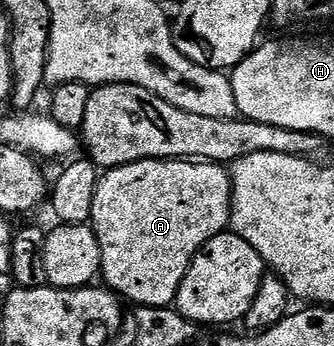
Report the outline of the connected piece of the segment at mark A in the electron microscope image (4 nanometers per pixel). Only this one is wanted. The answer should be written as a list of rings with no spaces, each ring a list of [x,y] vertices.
[[[143,159],[137,163],[127,163],[121,167],[105,170],[98,181],[98,189],[94,195],[94,209],[92,210],[91,229],[98,237],[102,249],[102,265],[100,275],[107,290],[115,293],[121,300],[129,299],[136,307],[172,307],[176,301],[176,294],[180,291],[182,281],[194,261],[194,257],[204,248],[206,241],[225,234],[232,222],[232,176],[227,166],[207,161],[193,161],[191,159]]]

